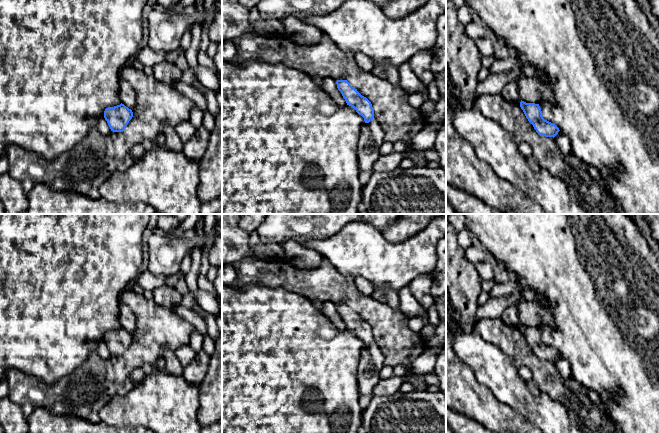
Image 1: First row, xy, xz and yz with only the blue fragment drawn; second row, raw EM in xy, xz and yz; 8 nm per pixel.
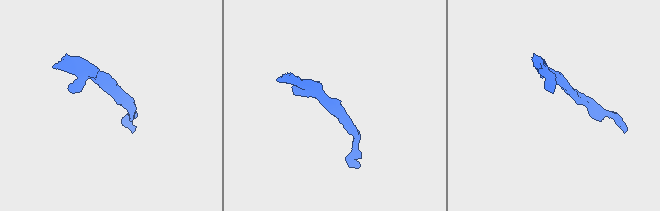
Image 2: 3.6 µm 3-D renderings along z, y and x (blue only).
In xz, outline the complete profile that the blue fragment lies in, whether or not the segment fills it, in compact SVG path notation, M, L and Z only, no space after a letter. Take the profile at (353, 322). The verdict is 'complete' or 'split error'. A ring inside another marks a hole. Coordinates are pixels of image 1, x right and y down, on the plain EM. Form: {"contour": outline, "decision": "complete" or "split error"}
{"contour": "M337 304L336 308L347 329L353 331L364 342L365 347L369 347L374 342L371 326L353 312L347 304Z", "decision": "complete"}

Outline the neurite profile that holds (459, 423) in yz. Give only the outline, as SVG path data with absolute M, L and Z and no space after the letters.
M446 407L446 423L453 433L494 433L476 421Z

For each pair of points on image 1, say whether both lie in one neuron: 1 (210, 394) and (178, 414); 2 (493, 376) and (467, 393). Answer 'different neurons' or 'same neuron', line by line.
1: different neurons
2: different neurons

